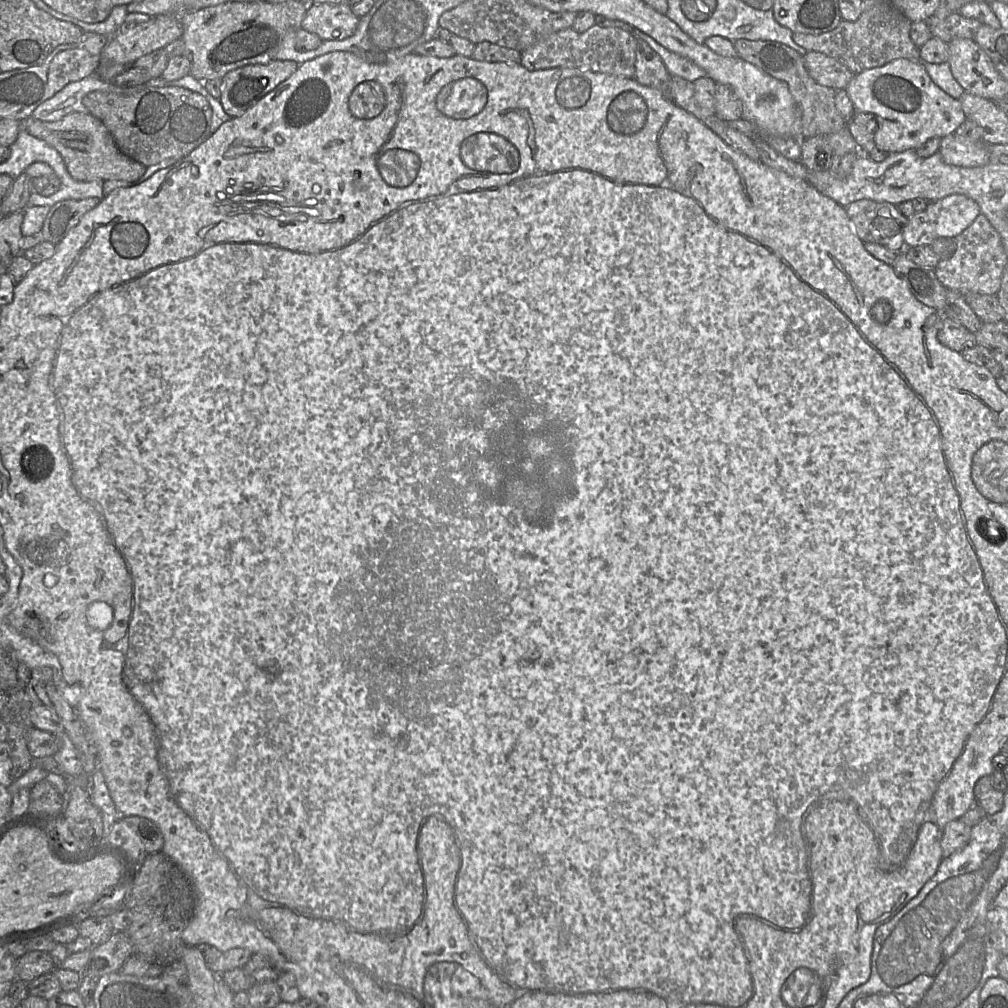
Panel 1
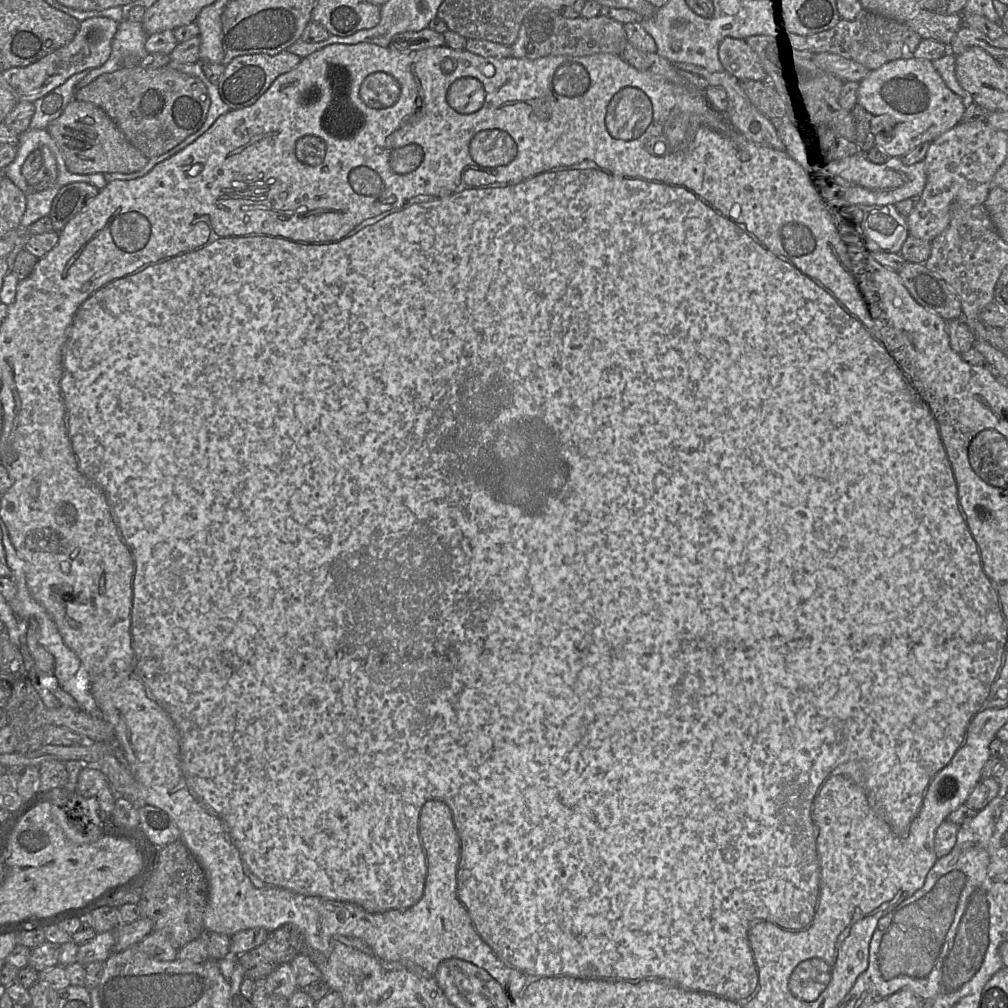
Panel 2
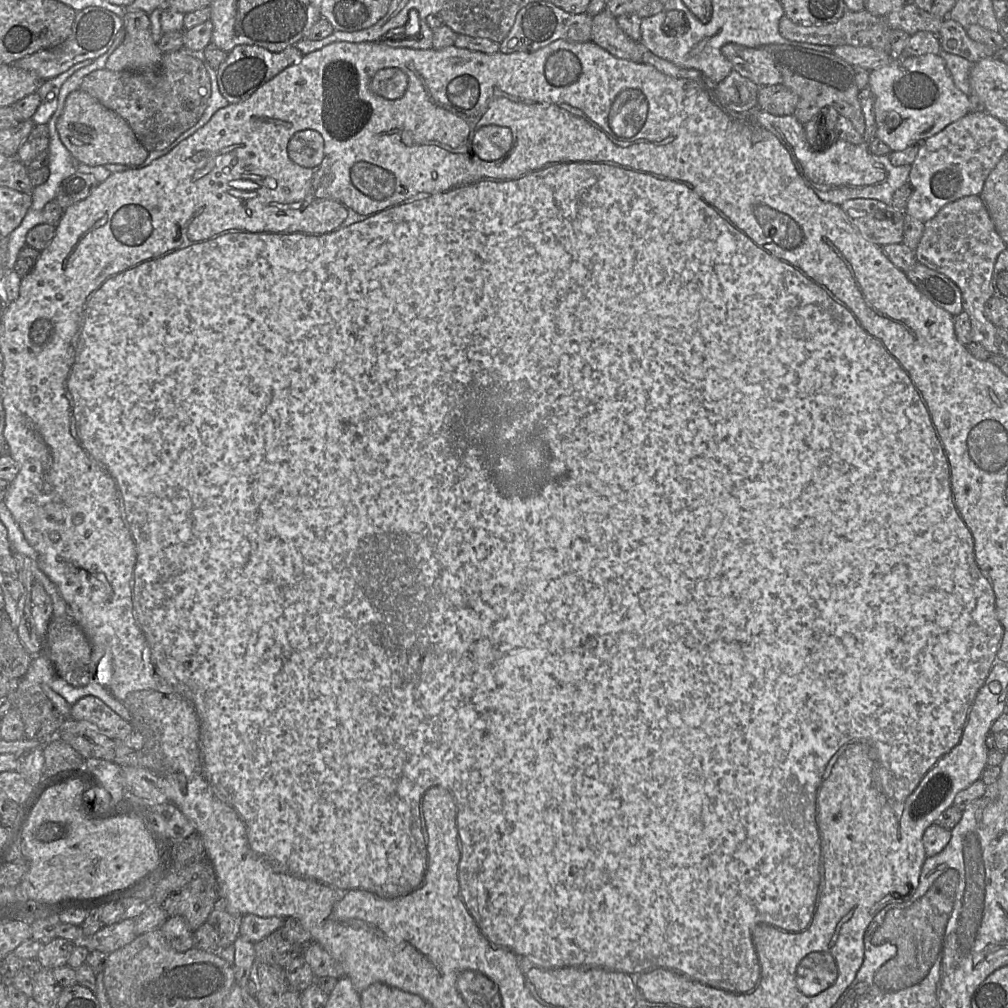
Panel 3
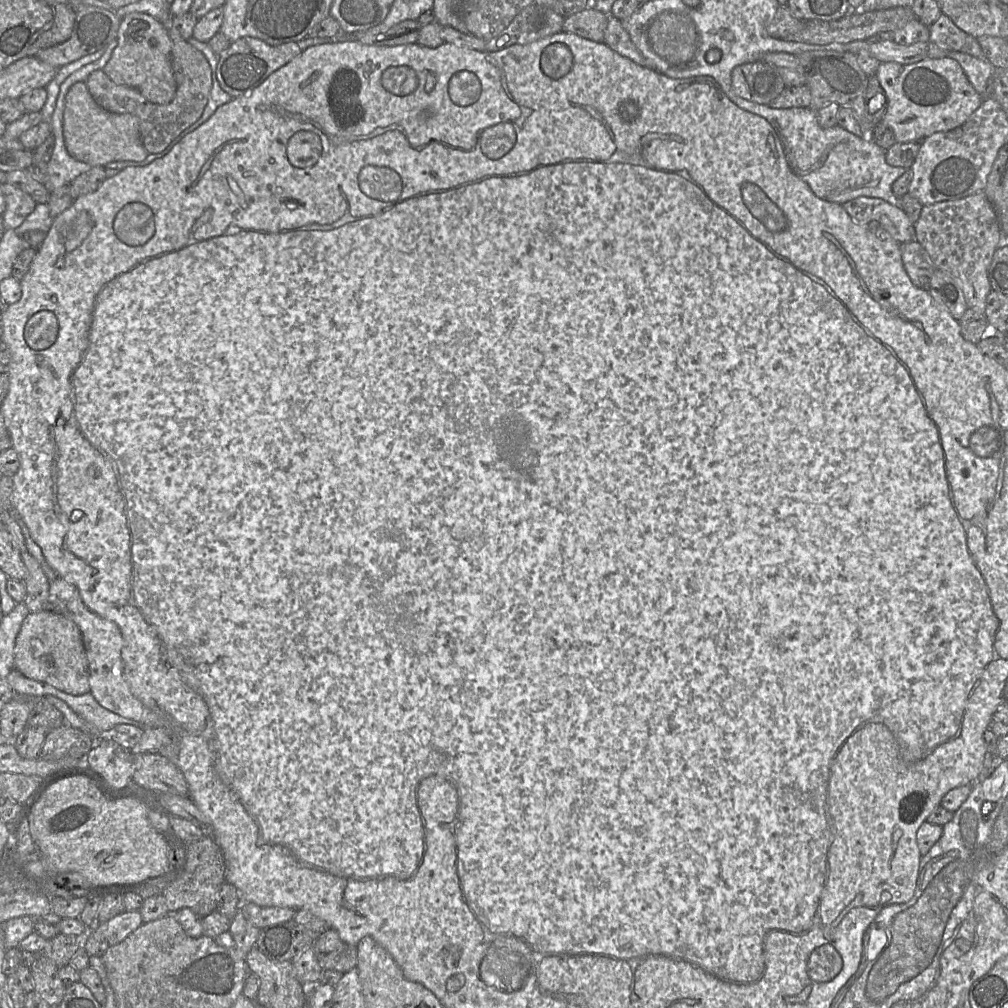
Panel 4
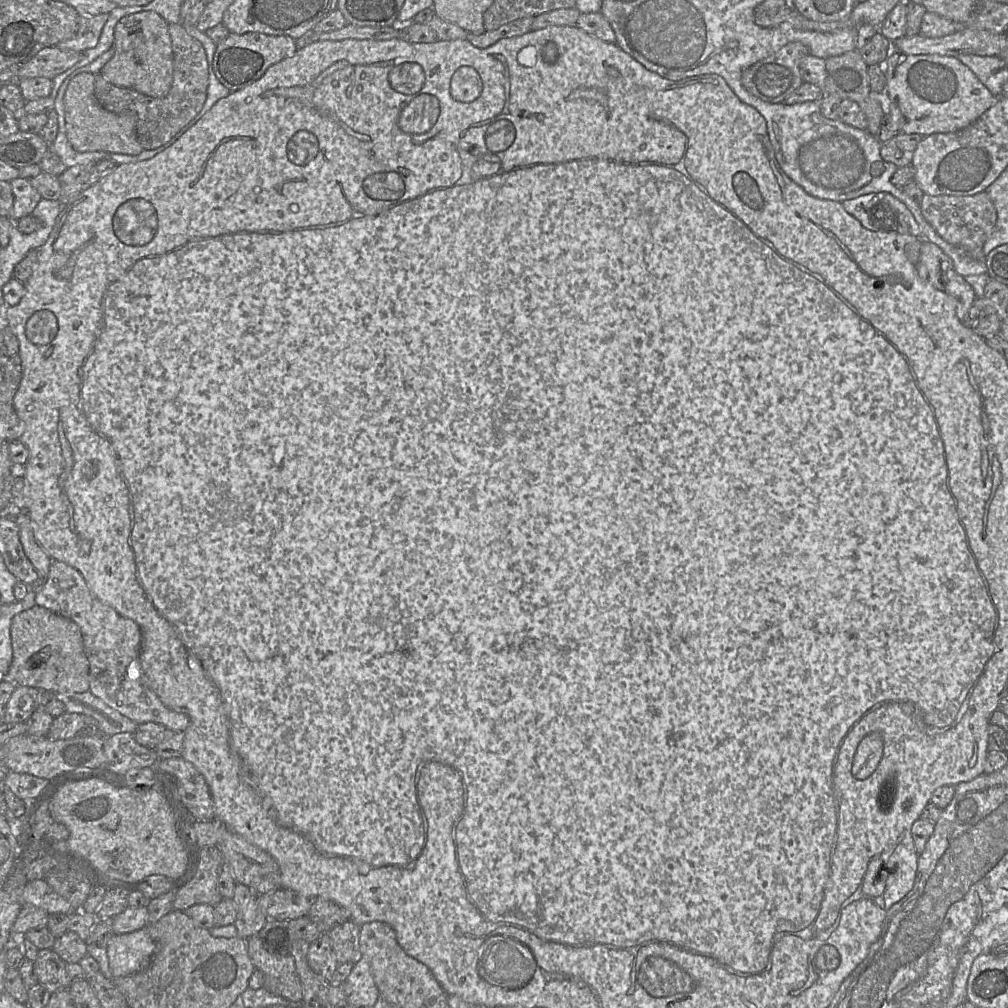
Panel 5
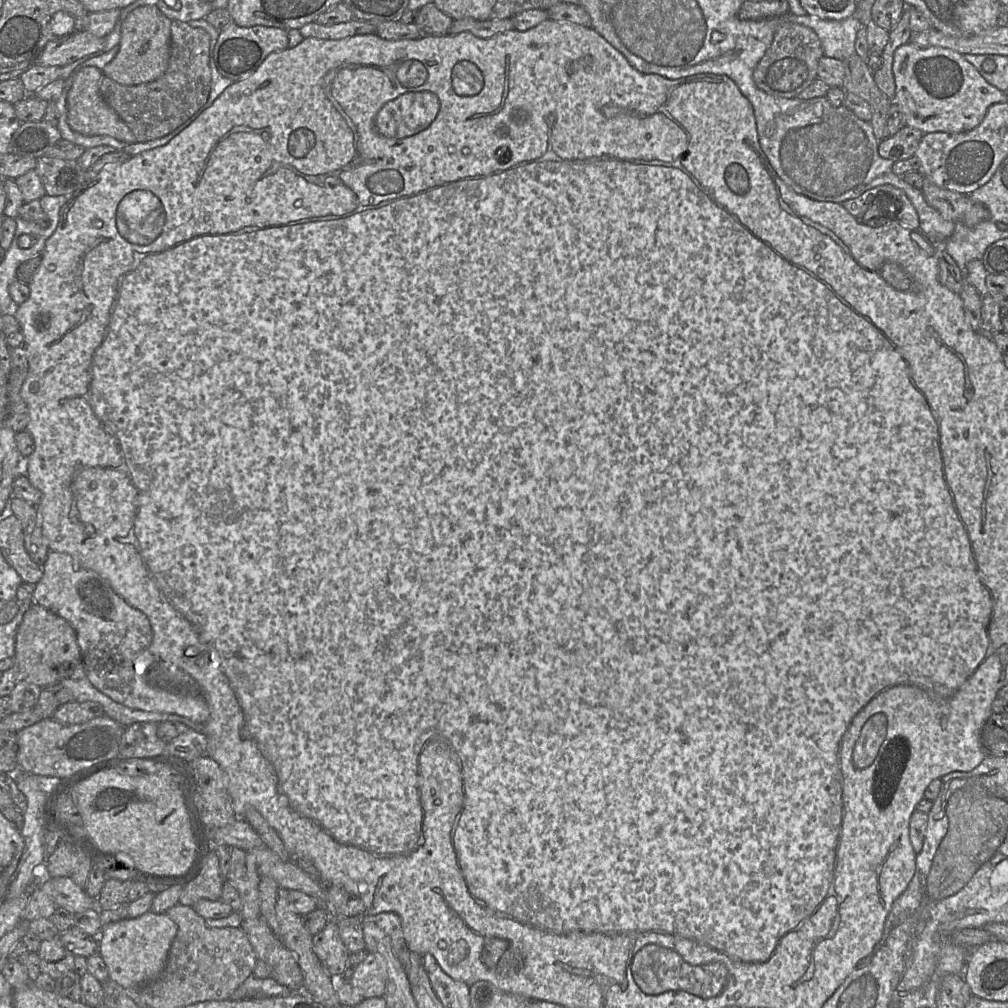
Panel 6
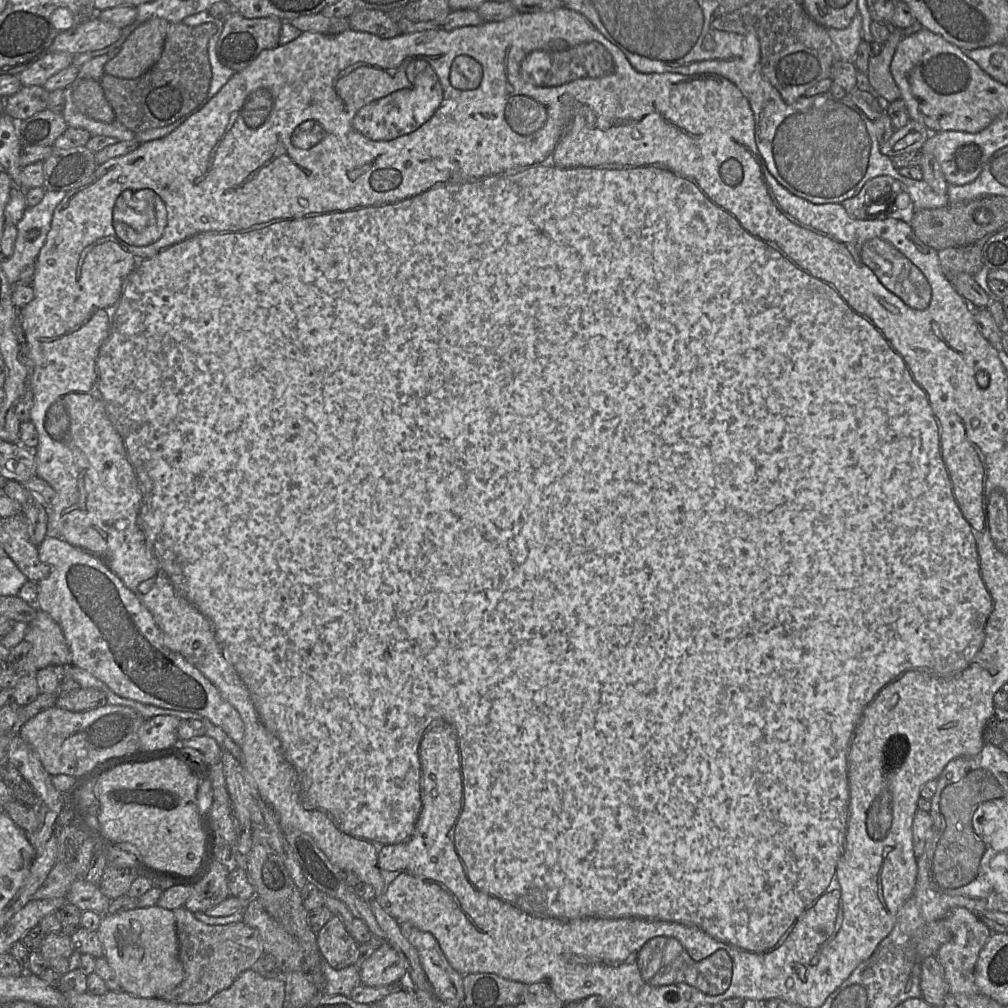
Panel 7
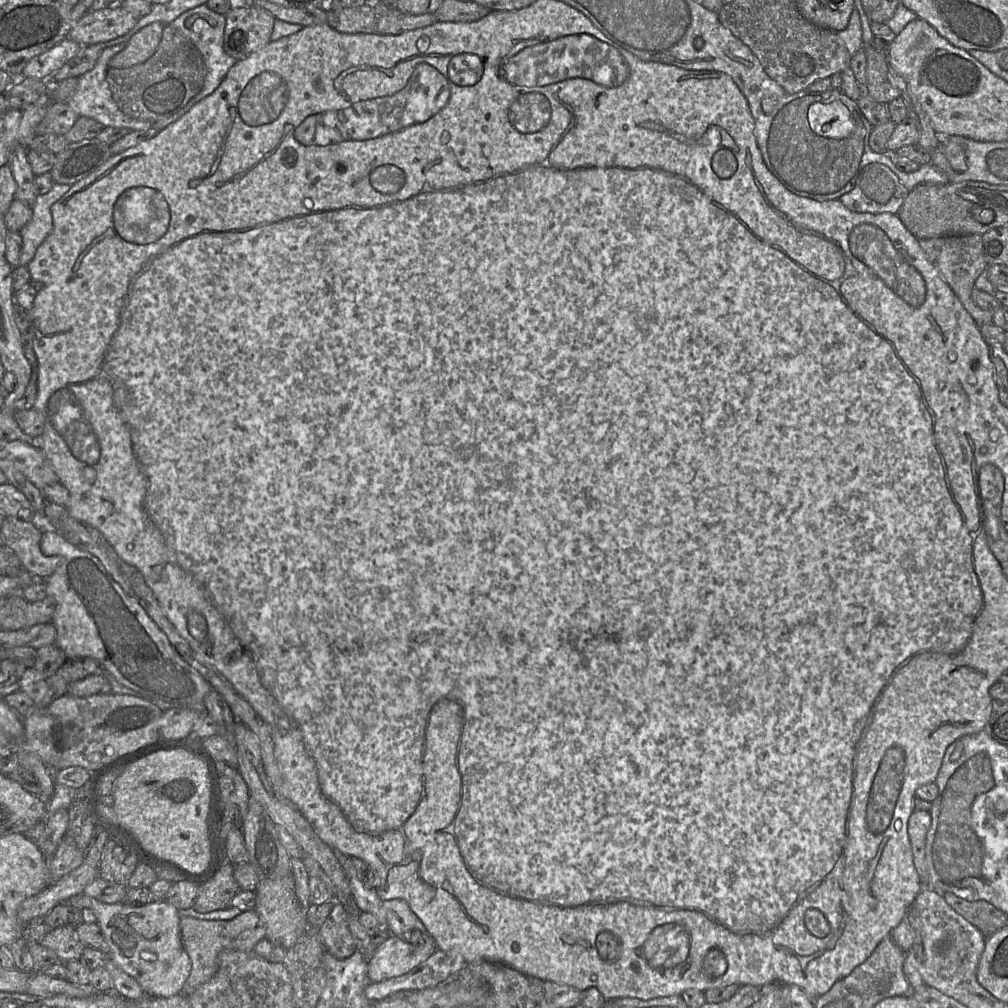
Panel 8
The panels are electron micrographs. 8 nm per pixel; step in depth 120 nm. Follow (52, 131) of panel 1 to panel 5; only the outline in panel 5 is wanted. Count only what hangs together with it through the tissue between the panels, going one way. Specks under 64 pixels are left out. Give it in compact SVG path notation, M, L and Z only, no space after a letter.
M83 72L72 78L64 95L64 114L66 136L77 152L104 151L137 155L144 150L137 137L134 113L113 113L96 99L95 74Z

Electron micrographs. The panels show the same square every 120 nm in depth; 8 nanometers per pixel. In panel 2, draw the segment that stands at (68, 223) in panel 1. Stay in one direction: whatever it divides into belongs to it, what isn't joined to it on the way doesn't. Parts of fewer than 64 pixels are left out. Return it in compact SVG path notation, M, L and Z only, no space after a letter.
M73 182L61 187L48 214L53 231L59 233L99 191L97 187L88 182Z

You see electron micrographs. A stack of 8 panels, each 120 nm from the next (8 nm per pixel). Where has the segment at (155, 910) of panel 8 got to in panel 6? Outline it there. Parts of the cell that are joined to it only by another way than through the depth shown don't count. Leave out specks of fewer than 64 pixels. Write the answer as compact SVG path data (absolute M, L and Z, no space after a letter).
M151 910L137 918L124 918L102 927L97 937L98 954L106 964L109 979L128 989L137 989L157 979L165 968L177 929L166 913Z

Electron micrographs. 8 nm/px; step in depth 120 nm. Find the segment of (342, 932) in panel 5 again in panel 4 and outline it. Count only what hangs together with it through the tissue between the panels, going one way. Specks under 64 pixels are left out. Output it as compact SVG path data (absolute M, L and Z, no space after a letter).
M329 929L318 937L311 947L324 971L346 973L357 964L357 947L345 943L334 929Z

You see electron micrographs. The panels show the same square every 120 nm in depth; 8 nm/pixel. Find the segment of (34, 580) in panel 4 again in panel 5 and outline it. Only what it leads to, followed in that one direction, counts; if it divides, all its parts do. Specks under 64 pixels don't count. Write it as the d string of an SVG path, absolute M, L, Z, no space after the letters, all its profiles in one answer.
M24 510L15 511L14 519L19 527L19 538L24 553L37 572L37 580L30 586L30 589L36 593L47 580L52 559L36 541L33 525L27 513Z

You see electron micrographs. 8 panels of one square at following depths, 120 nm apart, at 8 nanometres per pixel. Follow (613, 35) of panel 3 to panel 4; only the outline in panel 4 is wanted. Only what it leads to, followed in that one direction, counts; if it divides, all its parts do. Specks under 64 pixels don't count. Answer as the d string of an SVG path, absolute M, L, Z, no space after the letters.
M585 8L564 19L563 31L597 43L603 43L608 18L608 15L600 11Z

